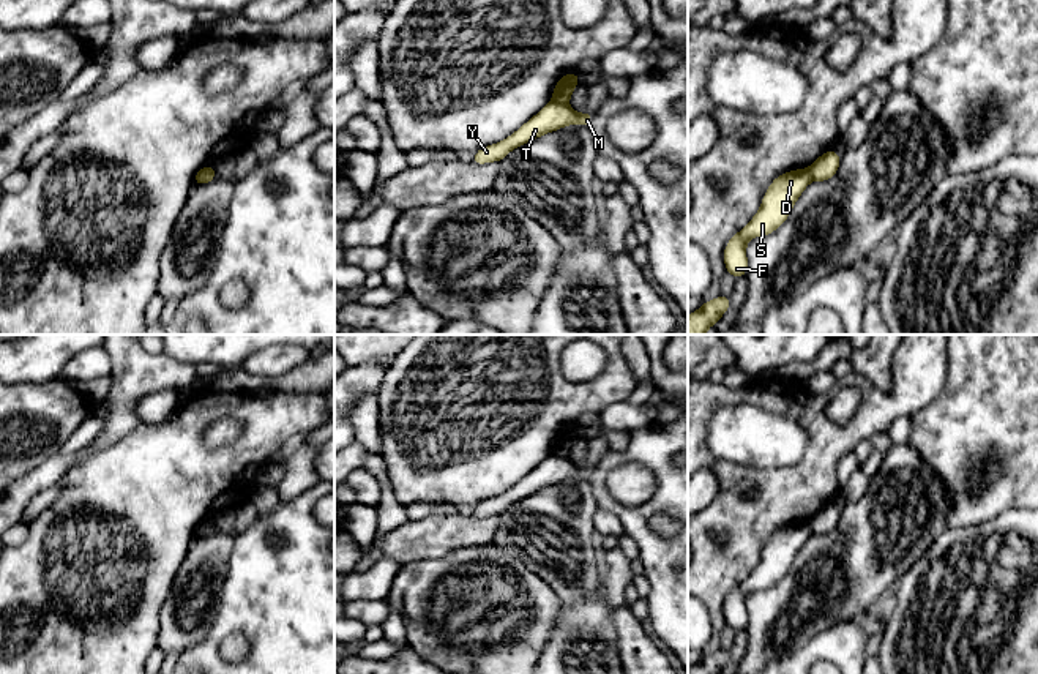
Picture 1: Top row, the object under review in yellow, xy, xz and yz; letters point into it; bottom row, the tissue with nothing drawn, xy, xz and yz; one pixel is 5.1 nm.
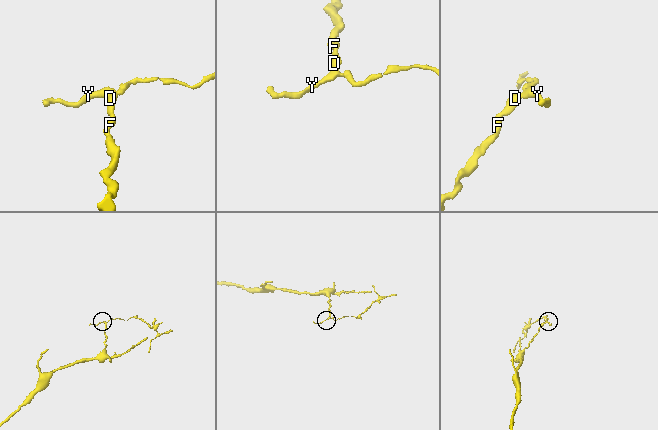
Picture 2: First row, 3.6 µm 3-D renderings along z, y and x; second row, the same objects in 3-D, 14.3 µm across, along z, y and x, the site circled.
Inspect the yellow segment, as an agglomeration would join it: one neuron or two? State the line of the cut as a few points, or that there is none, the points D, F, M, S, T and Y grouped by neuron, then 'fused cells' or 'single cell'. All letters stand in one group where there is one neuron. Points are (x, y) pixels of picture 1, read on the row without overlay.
cut in xz along (552, 453), (567, 458); D F S / M T Y; fused cells

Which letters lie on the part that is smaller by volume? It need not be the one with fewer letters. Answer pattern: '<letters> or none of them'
M, T, Y

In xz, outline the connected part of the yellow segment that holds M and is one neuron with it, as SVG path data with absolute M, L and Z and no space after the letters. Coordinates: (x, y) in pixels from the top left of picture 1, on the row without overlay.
M551 455L517 485L508 489L505 494L486 499L475 505L473 518L498 516L514 502L532 496L547 486L565 481L566 478L590 480L593 472L592 466L579 467L568 458L558 458Z

